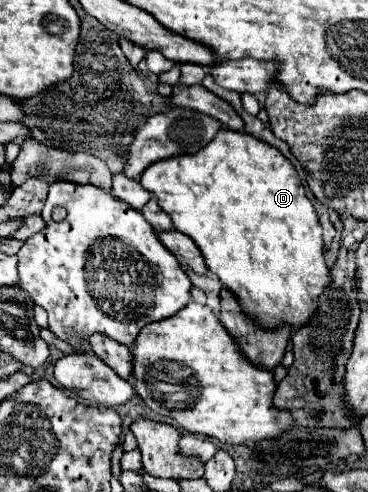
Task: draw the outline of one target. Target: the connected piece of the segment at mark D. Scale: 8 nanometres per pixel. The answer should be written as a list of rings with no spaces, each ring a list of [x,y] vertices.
[[[222,128],[198,154],[160,160],[146,168],[140,184],[158,198],[162,210],[172,218],[174,228],[194,240],[206,266],[236,296],[242,312],[260,328],[272,330],[288,324],[294,332],[308,324],[318,310],[318,296],[330,284],[330,270],[324,262],[322,226],[294,166],[274,146],[256,140],[252,134]]]

